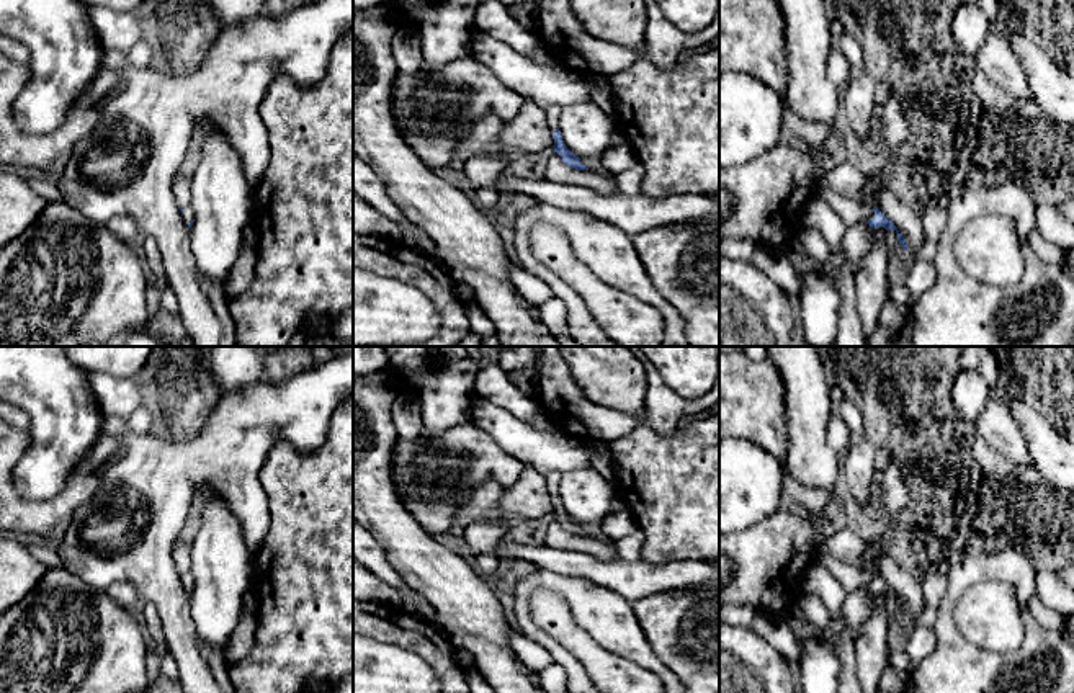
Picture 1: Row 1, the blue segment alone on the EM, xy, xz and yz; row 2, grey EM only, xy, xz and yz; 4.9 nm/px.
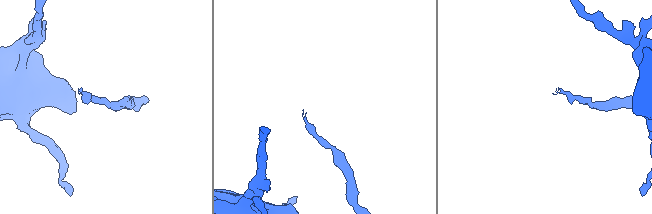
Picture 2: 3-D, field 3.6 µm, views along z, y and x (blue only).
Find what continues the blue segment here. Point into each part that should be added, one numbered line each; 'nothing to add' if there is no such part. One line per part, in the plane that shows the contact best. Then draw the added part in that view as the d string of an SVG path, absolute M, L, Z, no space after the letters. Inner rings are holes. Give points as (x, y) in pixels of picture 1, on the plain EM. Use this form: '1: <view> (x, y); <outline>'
1: yz (852, 579); M817 538L812 548L812 564L826 567L847 590L852 593L858 588L868 588L875 583L875 579L865 570L839 562L826 548L824 538Z

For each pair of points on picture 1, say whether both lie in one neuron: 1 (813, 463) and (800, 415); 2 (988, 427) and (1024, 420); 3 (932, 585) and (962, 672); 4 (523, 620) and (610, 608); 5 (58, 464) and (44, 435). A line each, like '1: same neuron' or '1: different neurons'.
1: same neuron
2: different neurons
3: different neurons
4: same neuron
5: same neuron

